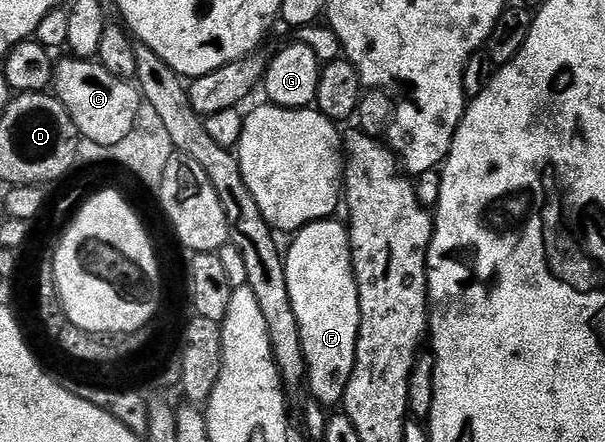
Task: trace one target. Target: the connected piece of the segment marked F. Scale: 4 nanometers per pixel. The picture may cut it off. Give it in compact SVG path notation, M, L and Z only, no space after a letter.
M337 219L327 221L316 221L310 225L305 225L297 230L293 241L287 245L287 252L284 254L285 274L287 275L287 291L291 295L291 307L295 307L295 319L299 319L299 335L303 343L303 355L305 356L305 368L307 370L307 389L310 389L312 400L321 404L322 407L329 405L340 406L345 400L347 383L351 379L351 371L355 367L355 355L357 354L357 336L361 326L361 304L359 303L359 291L357 290L357 277L353 273L353 253L349 249L349 230L344 224L341 225Z

